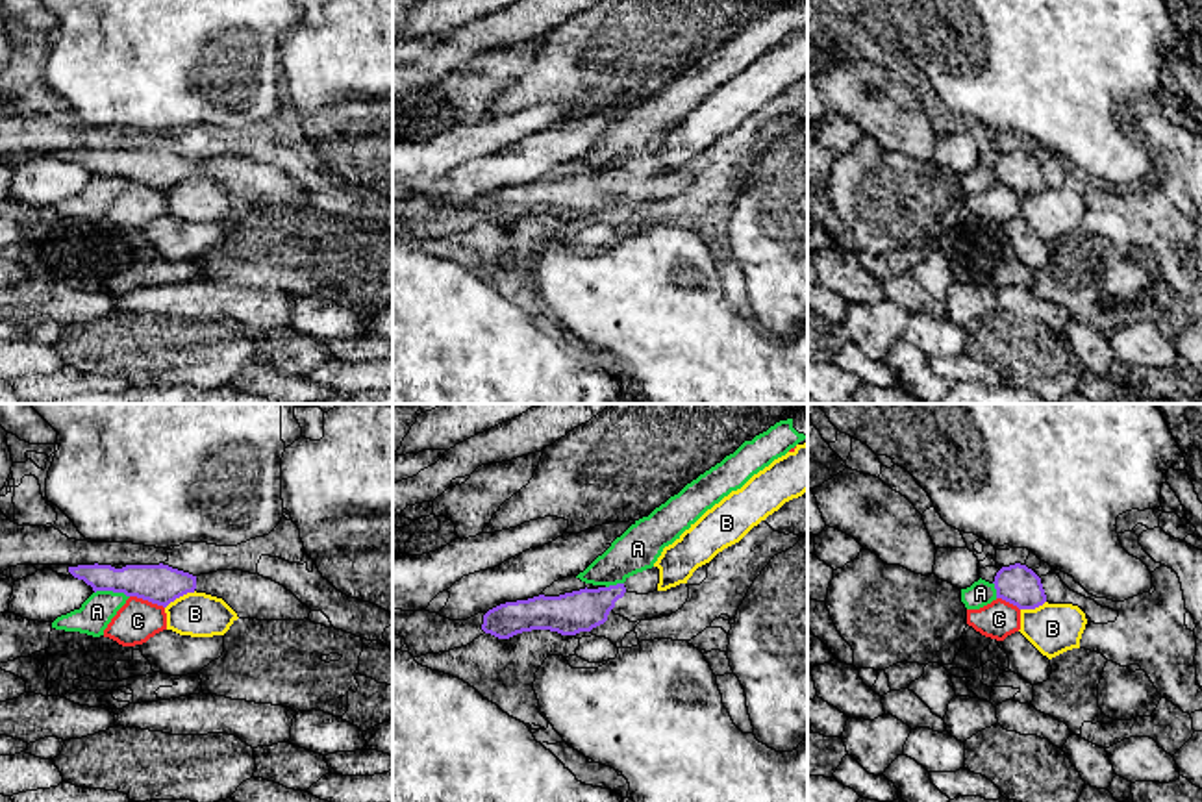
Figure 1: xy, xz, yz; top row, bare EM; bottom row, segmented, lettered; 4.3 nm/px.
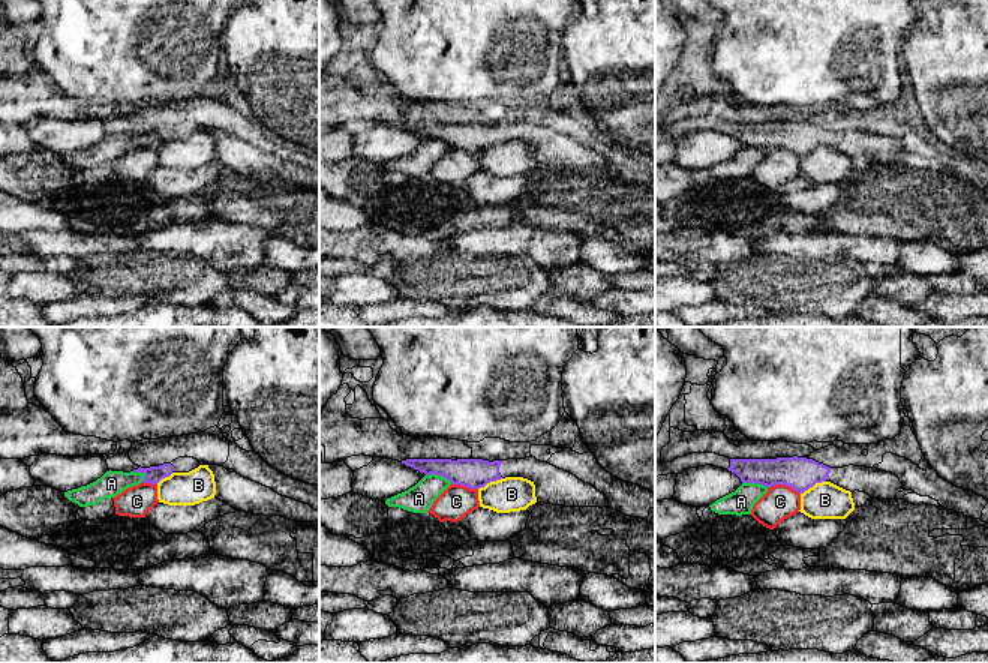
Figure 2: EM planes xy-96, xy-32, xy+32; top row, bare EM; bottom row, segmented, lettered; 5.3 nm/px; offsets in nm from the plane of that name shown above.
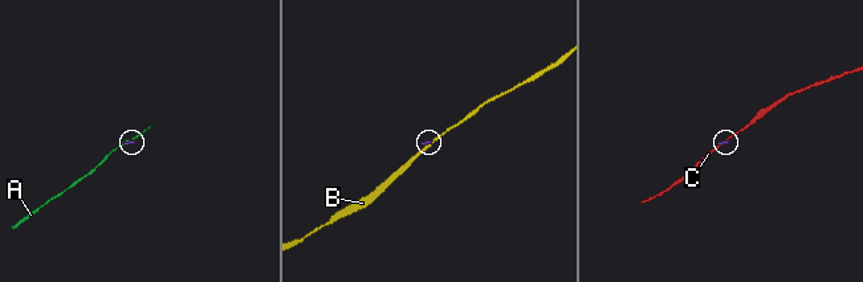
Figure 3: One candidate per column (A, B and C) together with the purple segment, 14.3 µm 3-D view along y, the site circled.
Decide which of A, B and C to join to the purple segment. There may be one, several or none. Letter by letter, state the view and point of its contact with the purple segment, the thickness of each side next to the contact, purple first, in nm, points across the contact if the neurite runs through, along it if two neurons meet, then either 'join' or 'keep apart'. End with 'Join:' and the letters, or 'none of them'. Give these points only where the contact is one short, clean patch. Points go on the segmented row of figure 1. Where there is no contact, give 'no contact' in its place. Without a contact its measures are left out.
A: meets purple in xy at (112, 589); 180 nm thick on the purple side, 140 nm on the other; keep apart
B: meets purple in xy at (180, 595); 180 nm thick on the purple side, 190 nm on the other; border along xy (195, 591), (176, 597), (165, 608); keep apart
C: meets purple in xy at (147, 599); 180 nm thick on the purple side, 180 nm on the other; border along xy (130, 595), (163, 608); keep apart
Join: none of them

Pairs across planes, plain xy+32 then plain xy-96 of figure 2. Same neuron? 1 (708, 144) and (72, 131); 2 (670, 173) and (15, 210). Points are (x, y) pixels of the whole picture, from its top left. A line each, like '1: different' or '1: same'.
1: same
2: different

